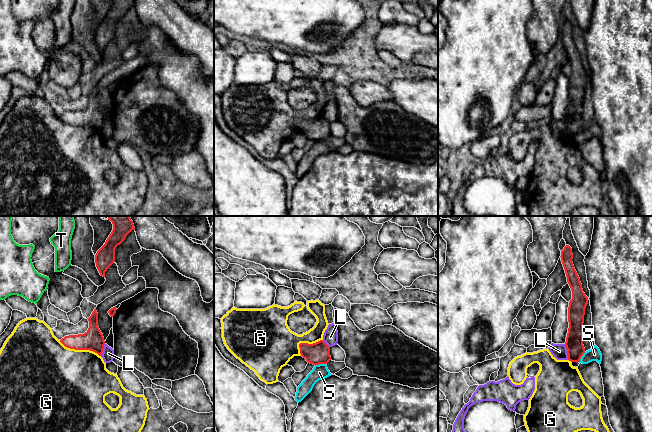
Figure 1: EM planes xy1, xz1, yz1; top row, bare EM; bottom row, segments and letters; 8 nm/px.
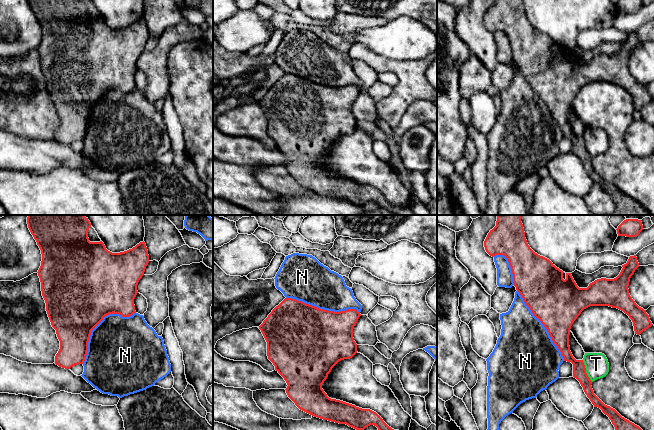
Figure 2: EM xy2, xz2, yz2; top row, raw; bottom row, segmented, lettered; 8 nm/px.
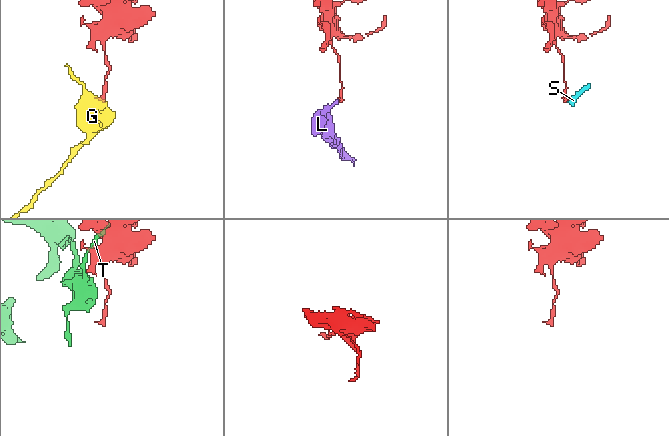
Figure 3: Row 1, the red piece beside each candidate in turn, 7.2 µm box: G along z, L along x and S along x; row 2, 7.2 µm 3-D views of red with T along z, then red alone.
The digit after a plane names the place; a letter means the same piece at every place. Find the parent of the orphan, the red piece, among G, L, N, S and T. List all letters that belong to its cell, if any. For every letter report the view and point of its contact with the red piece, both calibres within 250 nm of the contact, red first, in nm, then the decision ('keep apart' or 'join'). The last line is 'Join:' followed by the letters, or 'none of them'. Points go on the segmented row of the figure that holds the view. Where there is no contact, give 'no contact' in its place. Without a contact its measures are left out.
G: contact xy1 (80, 349); calibres 170 and 500 nm; keep apart
L: contact yz1 (567, 352); calibres 140 and 120 nm; keep apart
N: contact xy2 (97, 324); calibres 500 and 480 nm; join
S: contact xz1 (320, 363); calibres 180 and 120 nm; keep apart
T: contact yz2 (585, 371); calibres 110 and 190 nm; keep apart
Join: N

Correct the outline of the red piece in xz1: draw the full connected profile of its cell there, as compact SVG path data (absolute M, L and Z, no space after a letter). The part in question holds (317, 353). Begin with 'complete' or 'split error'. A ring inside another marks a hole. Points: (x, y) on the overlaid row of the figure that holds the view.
complete; M323 340L313 344L300 343L299 348L301 356L310 364L327 364L331 360L330 347Z

